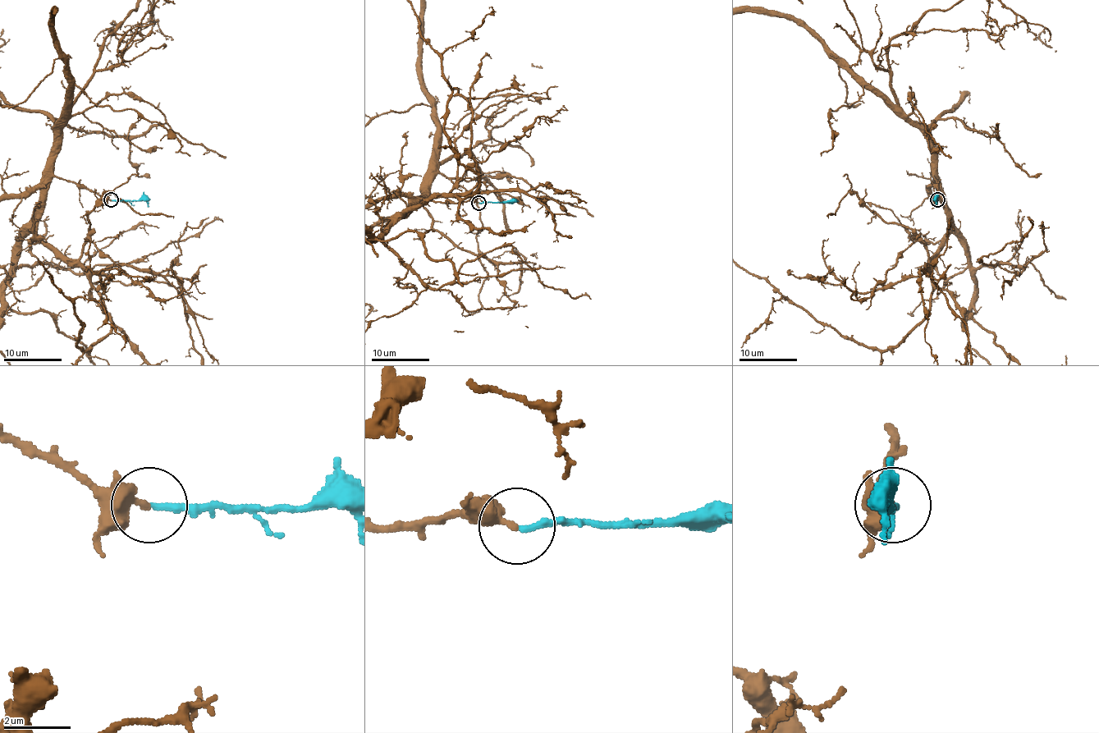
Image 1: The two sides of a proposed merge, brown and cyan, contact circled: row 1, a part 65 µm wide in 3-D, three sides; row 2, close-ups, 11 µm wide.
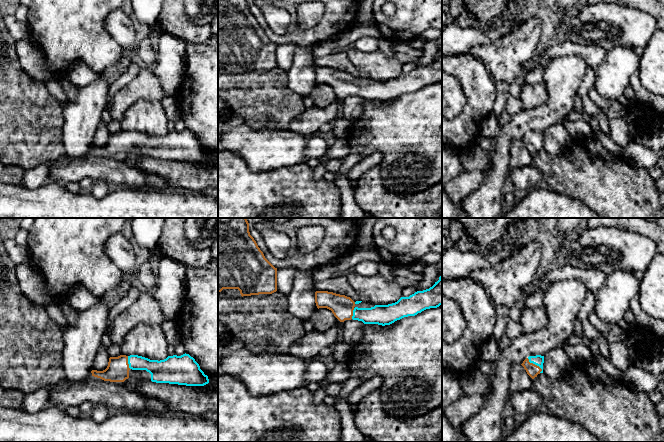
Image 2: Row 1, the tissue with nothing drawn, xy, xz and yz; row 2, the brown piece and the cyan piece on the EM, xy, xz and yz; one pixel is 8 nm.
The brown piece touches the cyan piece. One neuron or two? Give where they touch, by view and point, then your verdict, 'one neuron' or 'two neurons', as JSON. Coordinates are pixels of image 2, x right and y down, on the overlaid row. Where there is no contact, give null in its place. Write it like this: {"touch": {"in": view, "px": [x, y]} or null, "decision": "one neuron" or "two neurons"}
{"touch": {"in": "yz", "px": [534, 364]}, "decision": "one neuron"}

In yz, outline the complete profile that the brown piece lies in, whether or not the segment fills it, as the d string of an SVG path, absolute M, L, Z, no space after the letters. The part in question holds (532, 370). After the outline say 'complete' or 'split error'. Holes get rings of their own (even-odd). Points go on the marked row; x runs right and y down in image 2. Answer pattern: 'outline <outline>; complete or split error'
outline M529 356L521 364L527 374L534 379L538 374L543 373L544 356Z; split error

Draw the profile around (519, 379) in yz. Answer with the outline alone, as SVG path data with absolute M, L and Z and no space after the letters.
M521 364L512 365L510 372L510 392L521 392L533 388L533 379Z

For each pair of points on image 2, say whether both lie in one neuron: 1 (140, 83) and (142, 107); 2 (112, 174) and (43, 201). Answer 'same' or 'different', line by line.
1: different
2: different

